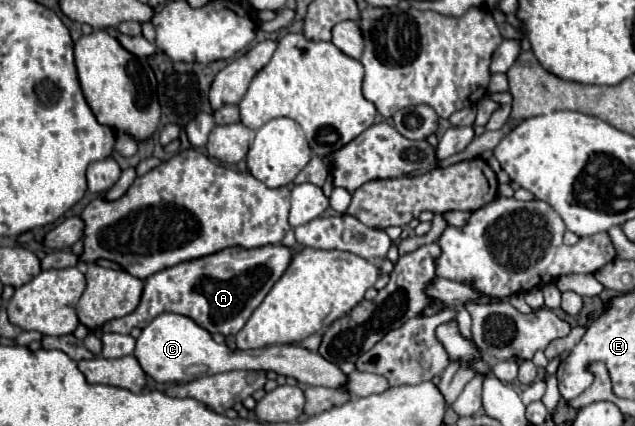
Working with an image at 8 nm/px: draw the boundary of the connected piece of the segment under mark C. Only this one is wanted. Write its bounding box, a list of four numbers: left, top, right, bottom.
[135,314,347,390]

